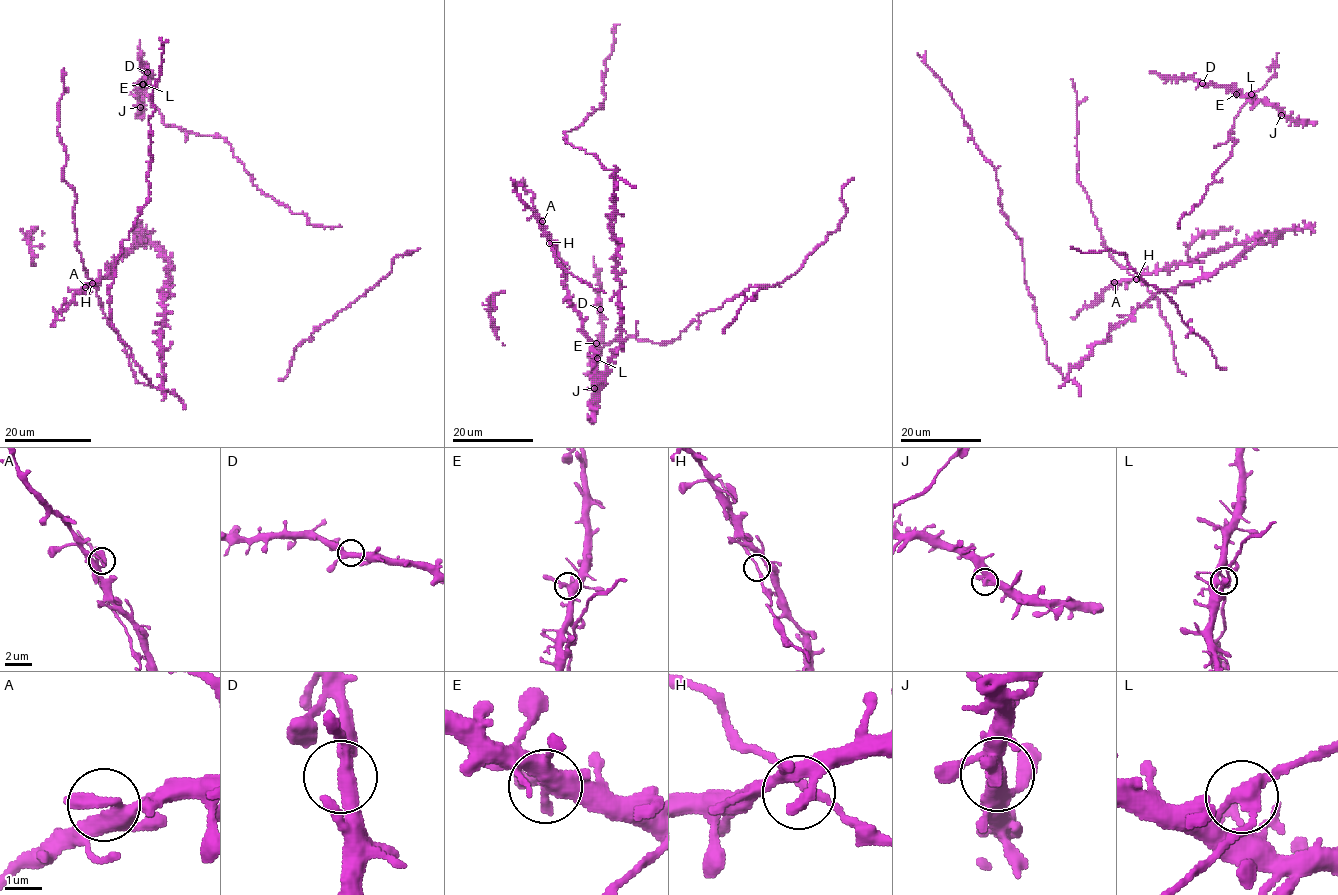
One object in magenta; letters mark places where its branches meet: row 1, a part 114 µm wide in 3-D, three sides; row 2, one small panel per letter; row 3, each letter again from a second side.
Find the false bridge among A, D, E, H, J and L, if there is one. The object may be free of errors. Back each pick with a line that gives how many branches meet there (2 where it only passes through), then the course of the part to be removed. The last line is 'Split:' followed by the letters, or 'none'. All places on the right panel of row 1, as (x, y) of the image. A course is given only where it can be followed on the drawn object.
L: 3 | (1252, 94), (1228, 135), (1237, 142), (1232, 154), (1217, 169), (1201, 201), (1188, 215), (1183, 215), (1179, 227)
Split: L

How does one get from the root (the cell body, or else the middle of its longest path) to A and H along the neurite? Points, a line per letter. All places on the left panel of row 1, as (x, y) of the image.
A: (147, 238), (143, 236), (102, 278), (85, 287)
H: (147, 238), (143, 236), (102, 278), (92, 283)

